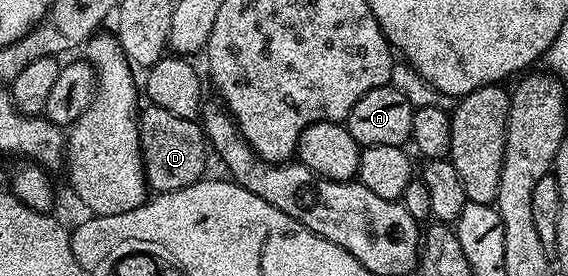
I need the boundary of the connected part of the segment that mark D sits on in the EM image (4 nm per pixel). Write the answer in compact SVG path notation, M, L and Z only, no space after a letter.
M148 105L139 119L139 143L143 149L143 171L147 177L147 184L155 194L189 188L189 184L200 181L208 173L209 143L202 125L196 119L173 116L173 112L165 112L165 108Z

